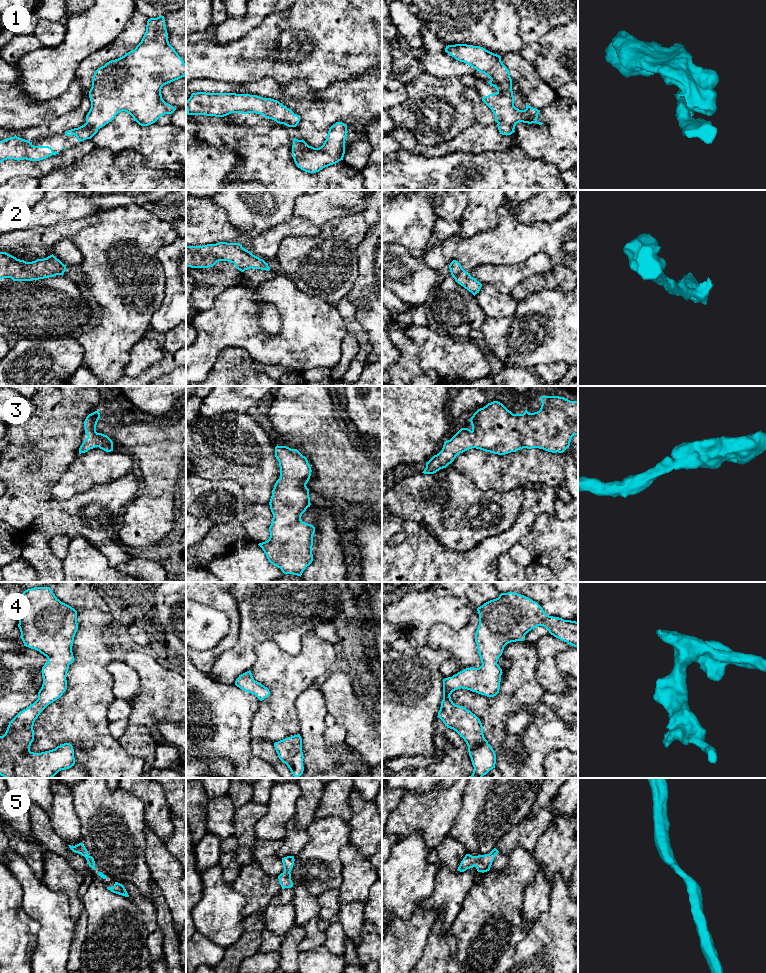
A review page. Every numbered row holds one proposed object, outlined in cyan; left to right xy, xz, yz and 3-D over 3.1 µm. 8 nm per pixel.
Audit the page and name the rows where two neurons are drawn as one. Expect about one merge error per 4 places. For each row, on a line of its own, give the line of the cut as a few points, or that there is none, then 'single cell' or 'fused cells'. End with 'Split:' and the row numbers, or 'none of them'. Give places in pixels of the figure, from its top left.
1: no cut; single cell
2: no cut; single cell
3: no cut; single cell
4: no cut; single cell
5: no cut; single cell
Split: none of them

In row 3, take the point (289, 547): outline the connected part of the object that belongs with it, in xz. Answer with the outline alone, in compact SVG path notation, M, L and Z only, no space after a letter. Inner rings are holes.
M276 446L275 457L279 462L280 478L276 481L269 502L273 514L269 527L270 537L259 543L268 561L281 569L284 574L300 576L313 561L312 546L315 527L301 520L302 514L310 507L309 489L306 484L311 476L308 460L297 449Z

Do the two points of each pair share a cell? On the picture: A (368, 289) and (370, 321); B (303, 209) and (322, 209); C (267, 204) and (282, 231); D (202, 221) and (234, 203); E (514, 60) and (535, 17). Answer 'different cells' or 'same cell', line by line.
A: same cell
B: same cell
C: different cells
D: different cells
E: same cell

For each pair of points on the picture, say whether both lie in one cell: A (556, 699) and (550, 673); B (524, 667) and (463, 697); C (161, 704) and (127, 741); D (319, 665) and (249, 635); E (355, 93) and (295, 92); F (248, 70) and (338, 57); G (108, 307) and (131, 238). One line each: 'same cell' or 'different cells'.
A: different cells
B: same cell
C: same cell
D: different cells
E: same cell
F: same cell
G: same cell

